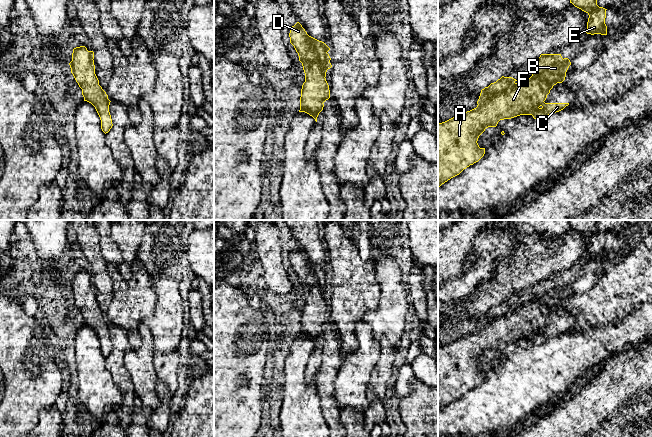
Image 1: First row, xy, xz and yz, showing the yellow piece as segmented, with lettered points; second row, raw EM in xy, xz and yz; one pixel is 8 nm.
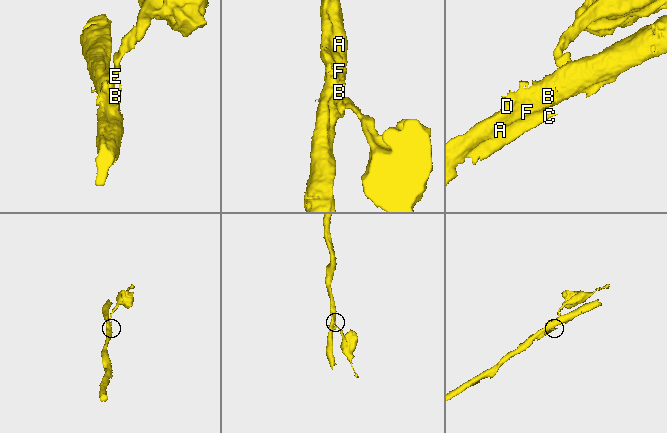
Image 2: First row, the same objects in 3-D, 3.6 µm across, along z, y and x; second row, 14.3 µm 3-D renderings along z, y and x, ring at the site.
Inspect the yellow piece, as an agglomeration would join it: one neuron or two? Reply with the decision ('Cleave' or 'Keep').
Keep

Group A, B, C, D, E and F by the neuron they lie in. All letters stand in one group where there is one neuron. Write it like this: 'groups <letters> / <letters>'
groups A B C D E F

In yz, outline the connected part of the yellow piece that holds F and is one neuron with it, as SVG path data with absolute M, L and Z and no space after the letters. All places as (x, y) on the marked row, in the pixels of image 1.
M541 54L531 62L532 76L529 79L517 83L517 80L512 77L502 76L481 90L476 108L445 122L438 122L438 187L484 156L485 148L480 148L477 141L486 128L496 127L500 120L520 115L532 115L534 119L544 119L568 106L569 103L545 103L544 101L553 86L565 80L570 65L570 60L563 59L561 54Z

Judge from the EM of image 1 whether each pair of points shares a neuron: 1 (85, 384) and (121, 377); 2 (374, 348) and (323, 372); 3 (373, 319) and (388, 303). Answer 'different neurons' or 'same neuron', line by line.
1: different neurons
2: different neurons
3: same neuron

